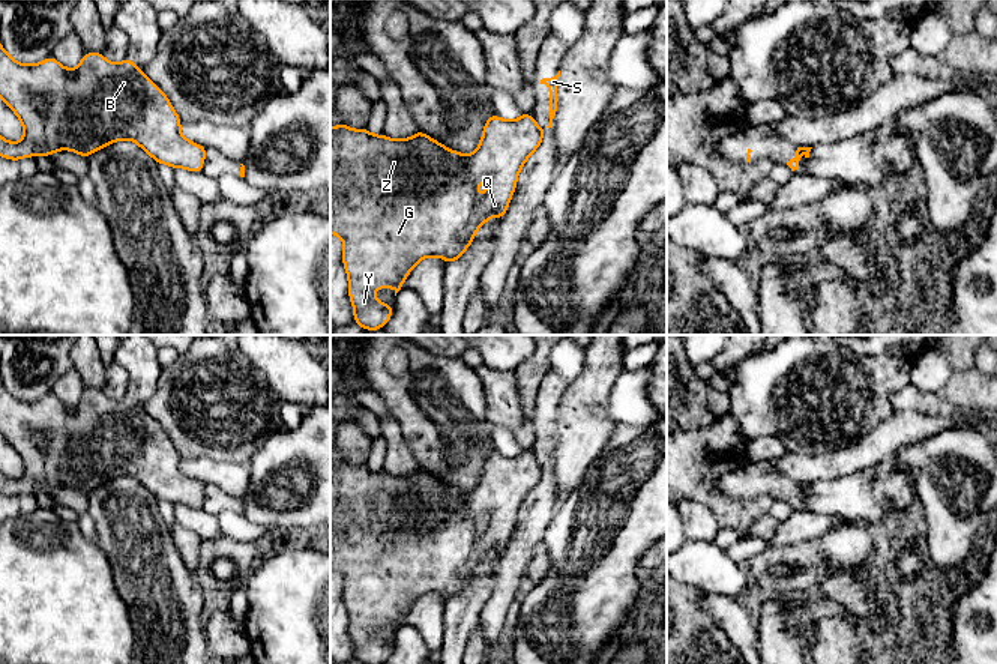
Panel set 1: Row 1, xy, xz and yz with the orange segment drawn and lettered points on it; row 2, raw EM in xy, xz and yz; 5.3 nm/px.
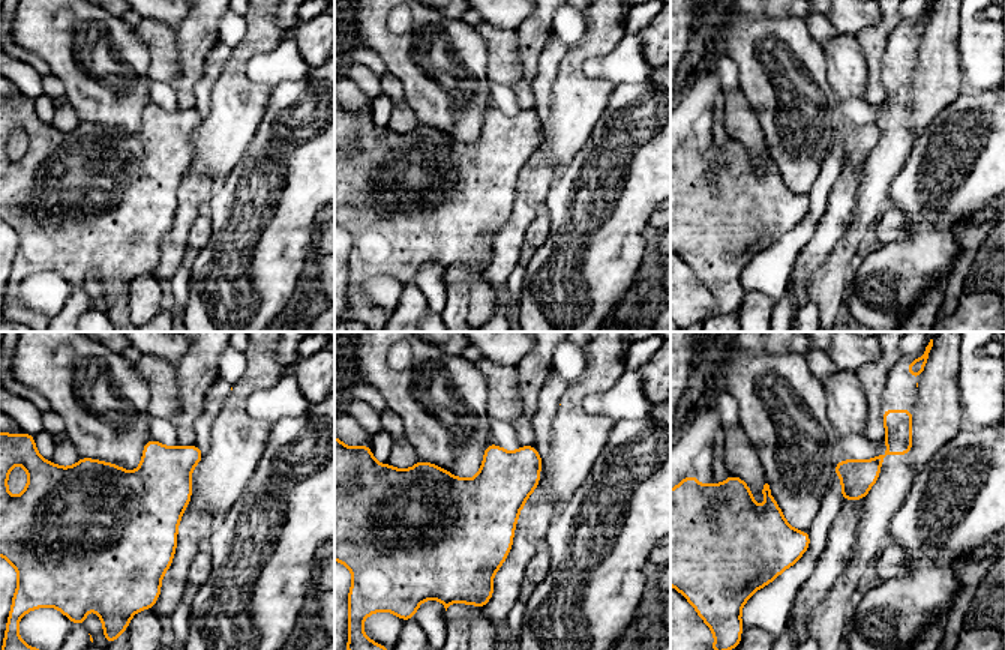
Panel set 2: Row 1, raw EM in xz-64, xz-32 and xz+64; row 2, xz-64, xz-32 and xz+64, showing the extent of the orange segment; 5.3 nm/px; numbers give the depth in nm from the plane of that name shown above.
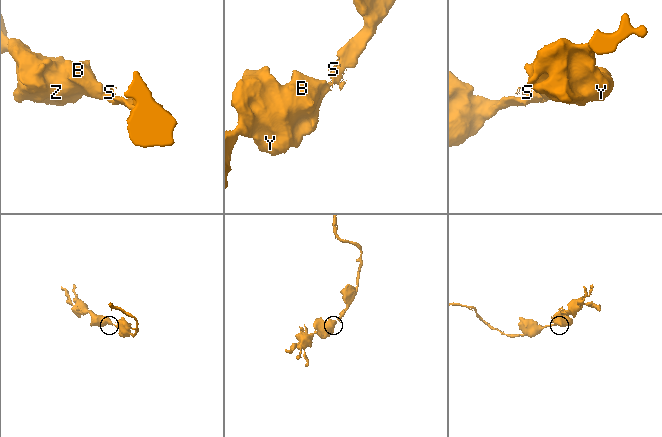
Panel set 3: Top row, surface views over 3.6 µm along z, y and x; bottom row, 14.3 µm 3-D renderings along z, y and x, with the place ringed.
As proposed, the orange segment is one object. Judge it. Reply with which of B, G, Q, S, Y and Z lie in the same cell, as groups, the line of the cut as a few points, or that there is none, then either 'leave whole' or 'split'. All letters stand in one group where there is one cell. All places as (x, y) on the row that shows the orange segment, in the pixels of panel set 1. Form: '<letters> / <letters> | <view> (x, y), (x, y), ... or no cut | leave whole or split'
B G Q Y Z / S | xz (538, 128), (541, 141) | split

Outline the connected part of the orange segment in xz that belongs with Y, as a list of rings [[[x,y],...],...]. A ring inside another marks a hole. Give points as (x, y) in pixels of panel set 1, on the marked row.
[[[523,113],[517,120],[503,120],[497,114],[486,119],[479,147],[471,155],[461,155],[450,150],[438,141],[428,137],[425,132],[417,131],[407,140],[393,140],[386,135],[372,135],[366,128],[353,131],[347,123],[330,128],[330,233],[344,240],[342,263],[348,276],[348,296],[354,309],[353,321],[363,327],[363,330],[377,330],[387,324],[393,312],[393,303],[384,305],[378,302],[372,291],[378,287],[390,287],[396,293],[402,288],[402,282],[411,269],[426,257],[441,257],[446,263],[453,263],[461,258],[462,252],[471,245],[479,227],[486,224],[489,216],[497,216],[500,221],[505,218],[512,194],[517,188],[517,177],[524,162],[535,153],[541,144],[541,131],[532,113]],[[486,179],[489,182],[486,194],[477,198],[477,183]]]

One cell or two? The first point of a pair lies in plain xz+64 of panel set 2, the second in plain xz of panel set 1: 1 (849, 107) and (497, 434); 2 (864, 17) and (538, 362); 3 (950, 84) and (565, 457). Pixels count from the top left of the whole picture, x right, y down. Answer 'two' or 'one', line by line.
1: one
2: two
3: one

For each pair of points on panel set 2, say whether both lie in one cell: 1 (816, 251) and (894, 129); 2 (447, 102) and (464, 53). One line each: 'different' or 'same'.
1: different
2: same

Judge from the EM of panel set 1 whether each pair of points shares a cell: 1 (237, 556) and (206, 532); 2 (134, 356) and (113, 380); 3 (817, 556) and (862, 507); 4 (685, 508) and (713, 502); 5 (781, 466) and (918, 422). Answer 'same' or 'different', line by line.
1: different
2: different
3: different
4: different
5: same

